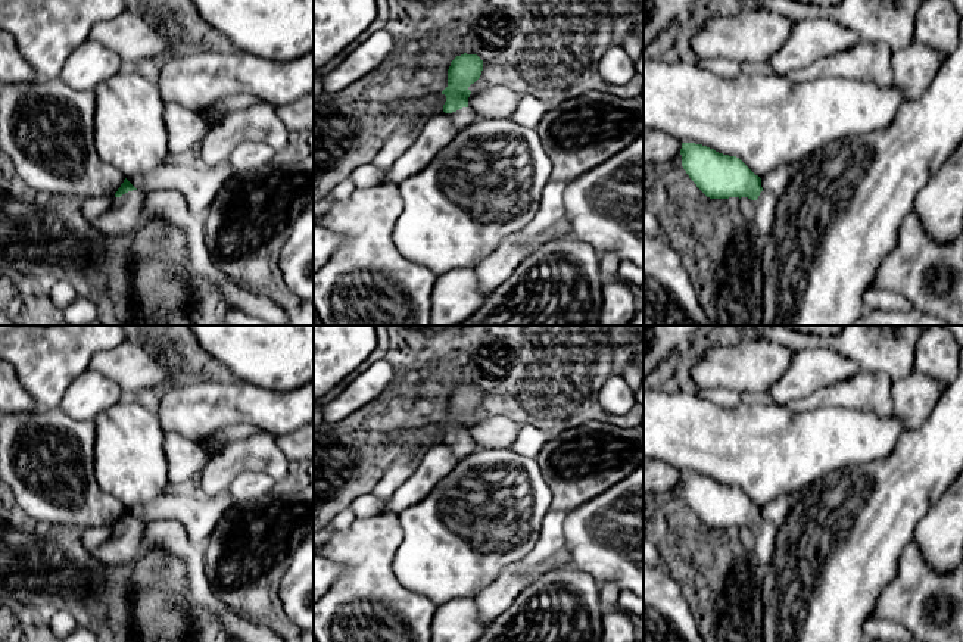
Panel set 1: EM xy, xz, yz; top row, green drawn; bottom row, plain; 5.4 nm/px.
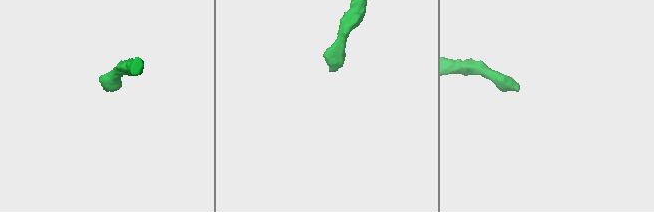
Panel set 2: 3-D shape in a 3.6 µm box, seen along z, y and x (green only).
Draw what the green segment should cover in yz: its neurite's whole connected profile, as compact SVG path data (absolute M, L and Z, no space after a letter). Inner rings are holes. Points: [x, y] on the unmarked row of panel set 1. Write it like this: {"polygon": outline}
{"polygon": "M682 473L680 484L683 499L707 527L754 530L757 561L764 570L772 564L777 527L763 520L761 508L739 487L695 473Z"}

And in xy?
{"polygon": "M125 508L115 523L112 536L91 549L91 554L103 567L124 567L143 554L143 535L144 523Z"}

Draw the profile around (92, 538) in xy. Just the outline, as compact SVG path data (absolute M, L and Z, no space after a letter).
M115 526L88 527L81 530L81 542L85 548L94 549L103 545L113 533Z

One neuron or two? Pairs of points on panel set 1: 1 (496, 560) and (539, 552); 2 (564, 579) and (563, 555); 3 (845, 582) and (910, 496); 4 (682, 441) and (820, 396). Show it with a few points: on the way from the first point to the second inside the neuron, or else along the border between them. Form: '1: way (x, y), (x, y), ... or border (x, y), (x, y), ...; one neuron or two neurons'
1: border (541, 524), (535, 545), (496, 576); two neurons
2: border (558, 567), (548, 572); two neurons
3: way (863, 561), (870, 536), (890, 517); one neuron
4: border (785, 405), (791, 411), (812, 411), (823, 407); two neurons

